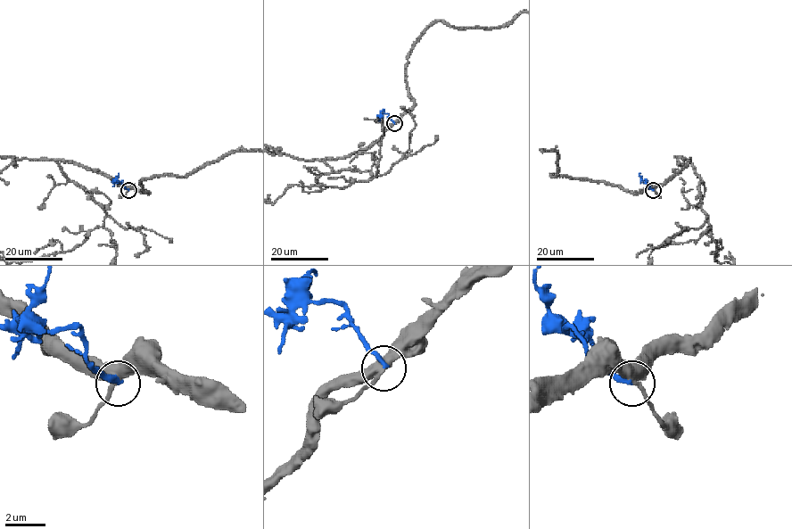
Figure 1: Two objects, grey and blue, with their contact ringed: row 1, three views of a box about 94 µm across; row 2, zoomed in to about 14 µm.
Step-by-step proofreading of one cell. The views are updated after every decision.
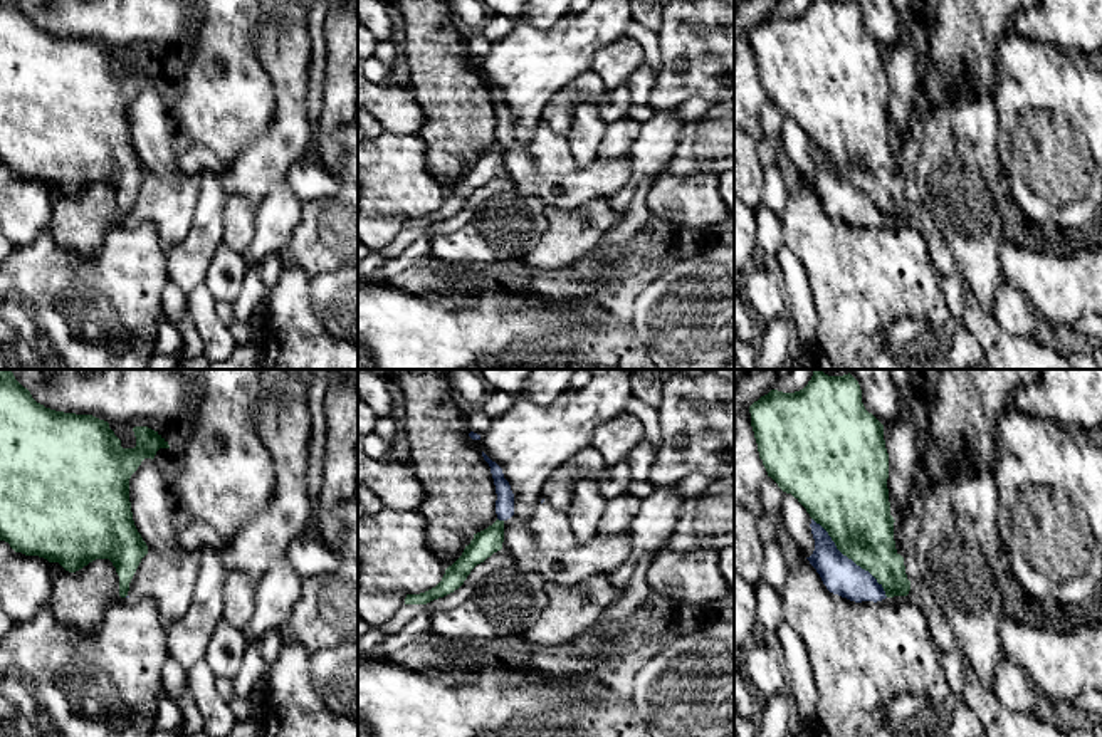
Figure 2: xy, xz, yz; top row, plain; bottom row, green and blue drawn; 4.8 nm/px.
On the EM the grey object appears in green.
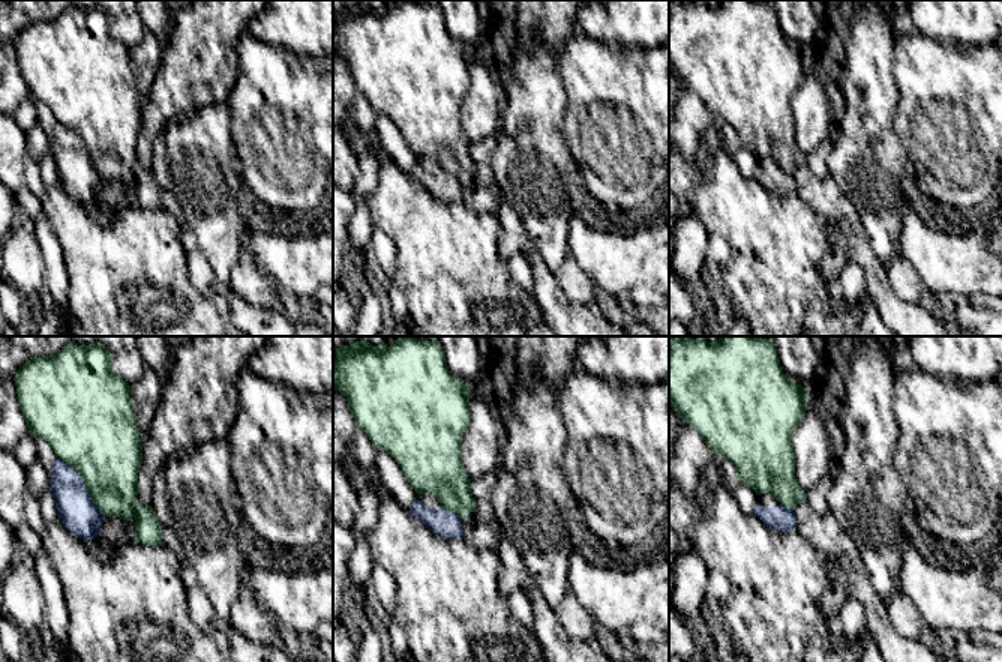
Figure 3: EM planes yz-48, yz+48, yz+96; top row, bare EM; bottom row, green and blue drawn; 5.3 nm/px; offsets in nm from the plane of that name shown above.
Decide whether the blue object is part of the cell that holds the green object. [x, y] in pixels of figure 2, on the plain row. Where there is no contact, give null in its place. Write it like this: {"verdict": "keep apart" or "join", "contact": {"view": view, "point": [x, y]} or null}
{"verdict": "keep apart", "contact": {"view": "yz", "point": [850, 182]}}

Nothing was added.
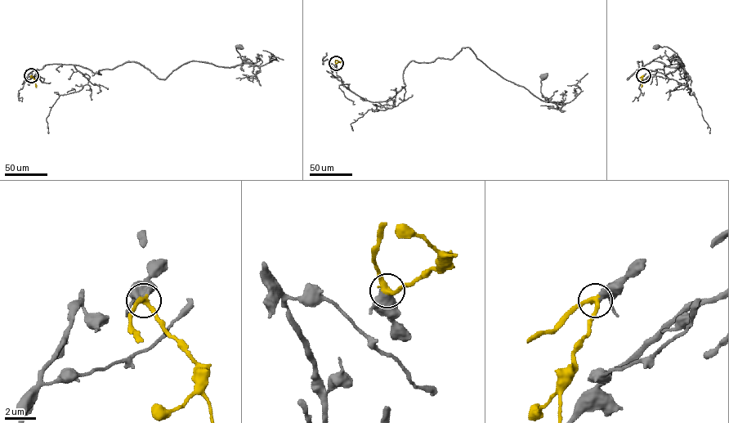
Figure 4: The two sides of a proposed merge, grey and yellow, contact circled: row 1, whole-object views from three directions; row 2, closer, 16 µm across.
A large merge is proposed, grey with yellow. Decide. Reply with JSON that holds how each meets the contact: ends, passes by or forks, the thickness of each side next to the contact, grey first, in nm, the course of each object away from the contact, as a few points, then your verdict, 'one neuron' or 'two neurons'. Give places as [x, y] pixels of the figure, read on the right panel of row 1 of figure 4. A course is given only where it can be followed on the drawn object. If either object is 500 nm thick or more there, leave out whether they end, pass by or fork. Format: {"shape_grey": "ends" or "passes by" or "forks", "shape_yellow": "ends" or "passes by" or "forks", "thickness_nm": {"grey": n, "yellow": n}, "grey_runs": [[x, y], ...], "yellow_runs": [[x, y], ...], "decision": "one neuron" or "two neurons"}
{"thickness_nm": {"grey": 550, "yellow": 320}, "grey_runs": [[643, 75], [682, 64], [665, 74], [637, 61], [628, 79], [653, 61], [681, 63], [671, 49], [656, 47]], "yellow_runs": [[643, 75], [641, 87]], "decision": "one neuron"}

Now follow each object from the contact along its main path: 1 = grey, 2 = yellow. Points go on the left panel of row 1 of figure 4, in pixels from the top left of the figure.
1: (31, 75), (26, 80), (49, 64), (100, 74), (136, 61), (165, 79), (192, 61), (243, 63), (240, 47)
2: (31, 75), (36, 87)

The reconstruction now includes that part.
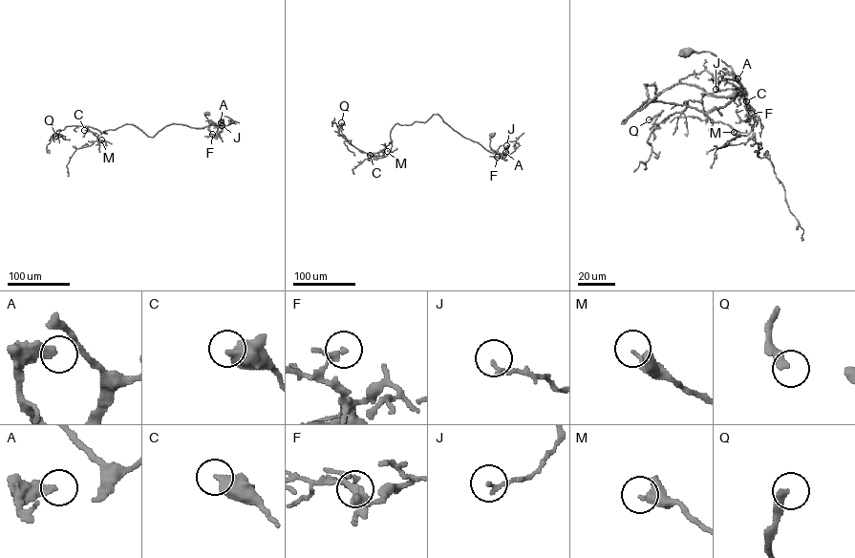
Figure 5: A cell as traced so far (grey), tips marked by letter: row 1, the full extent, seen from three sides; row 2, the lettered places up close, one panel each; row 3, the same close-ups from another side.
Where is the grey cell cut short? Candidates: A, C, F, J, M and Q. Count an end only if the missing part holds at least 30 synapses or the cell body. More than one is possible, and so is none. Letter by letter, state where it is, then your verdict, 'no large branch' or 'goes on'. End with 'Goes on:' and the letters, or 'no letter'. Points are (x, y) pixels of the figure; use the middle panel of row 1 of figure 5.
A: (505, 152) | no large branch
C: (370, 155) | no large branch
F: (497, 157) | no large branch
J: (506, 145) | no large branch
M: (387, 151) | no large branch
Q: (341, 122) | goes on
Goes on: Q

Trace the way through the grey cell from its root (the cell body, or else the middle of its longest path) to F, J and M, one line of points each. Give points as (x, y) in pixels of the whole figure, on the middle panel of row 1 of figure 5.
F: (493, 135), (490, 143), (493, 151), (506, 155), (497, 157)
J: (493, 135), (490, 146), (494, 152), (505, 153), (506, 145)
M: (493, 135), (496, 153), (433, 114), (424, 122), (395, 123), (392, 141), (373, 153), (384, 157), (387, 151)

